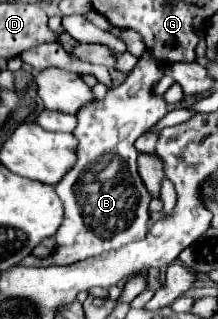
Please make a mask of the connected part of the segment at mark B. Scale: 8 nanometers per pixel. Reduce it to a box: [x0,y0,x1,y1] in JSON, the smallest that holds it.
[18,52,168,266]

